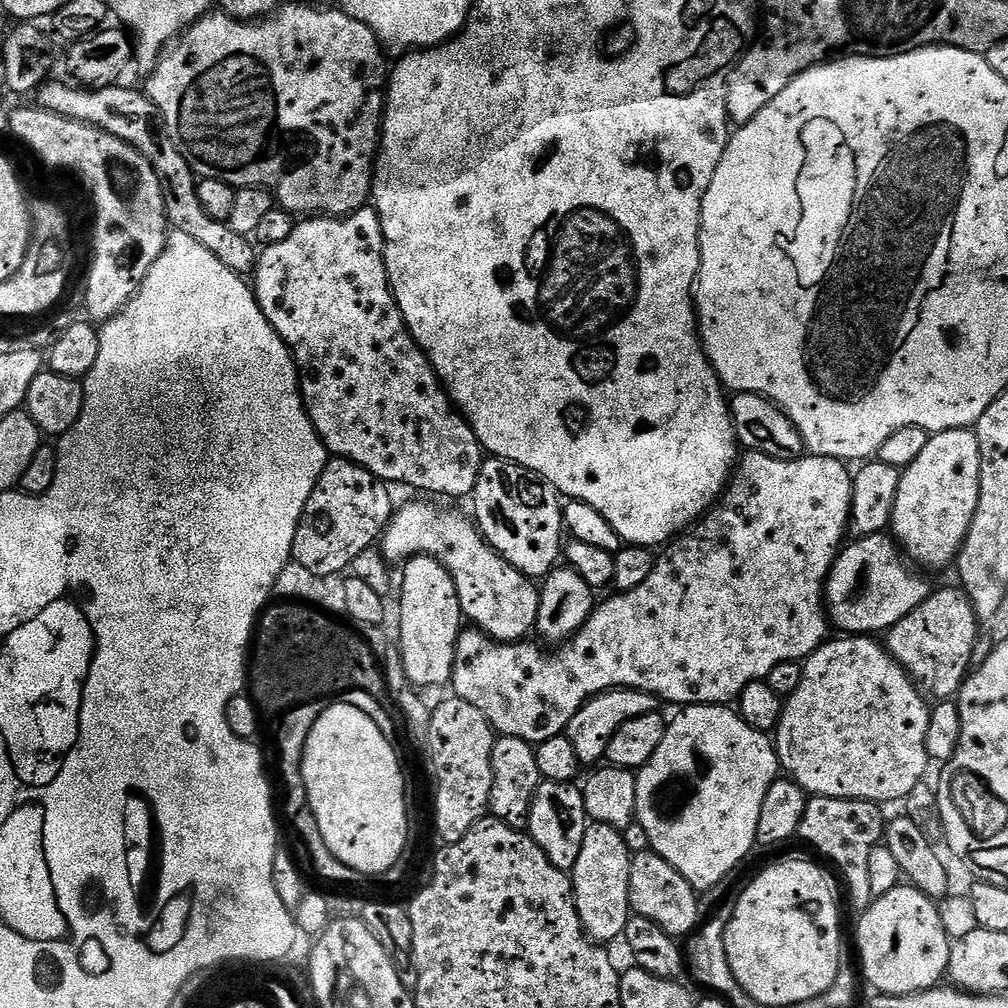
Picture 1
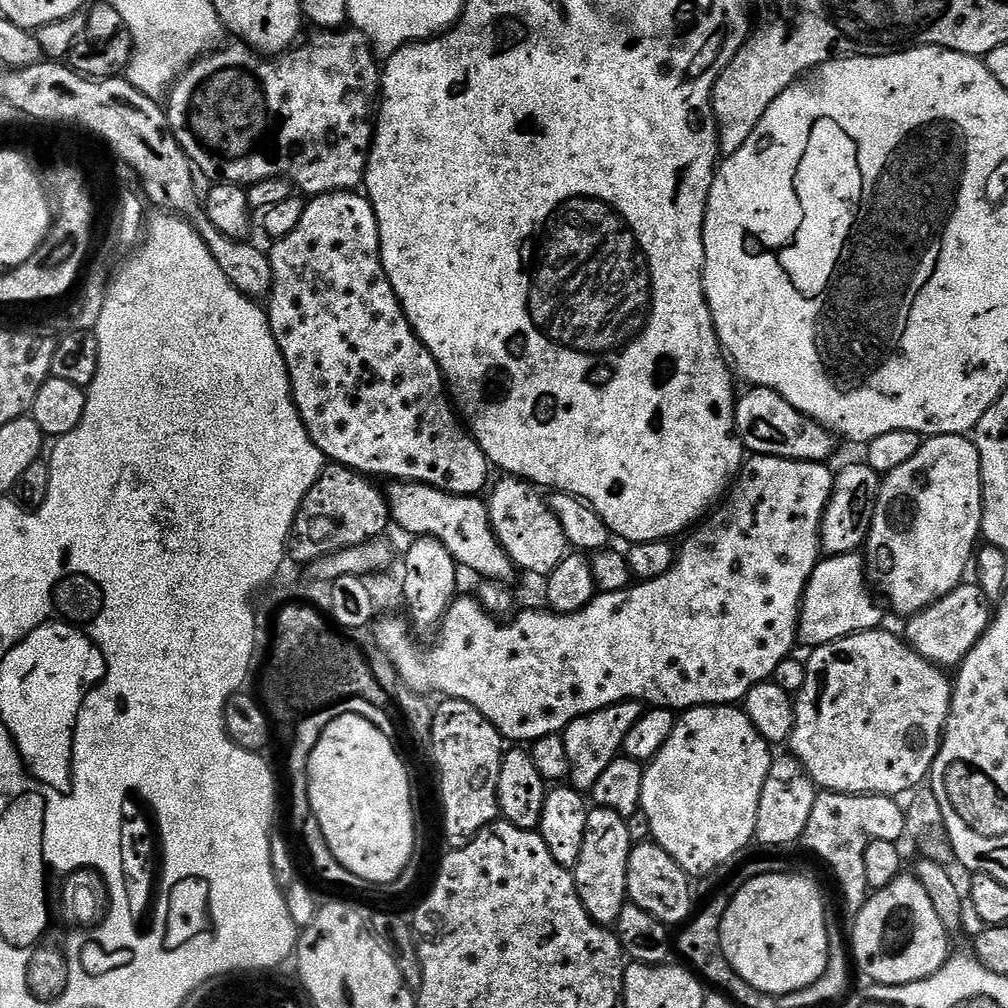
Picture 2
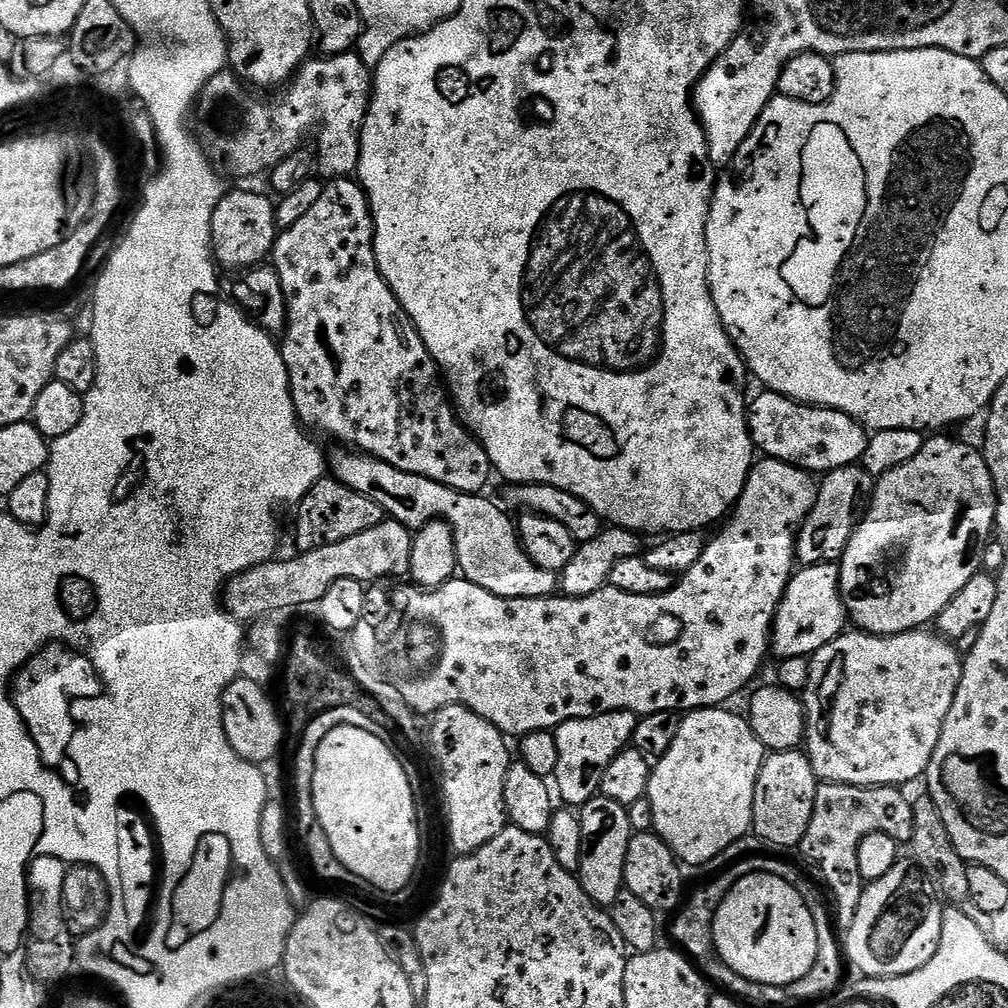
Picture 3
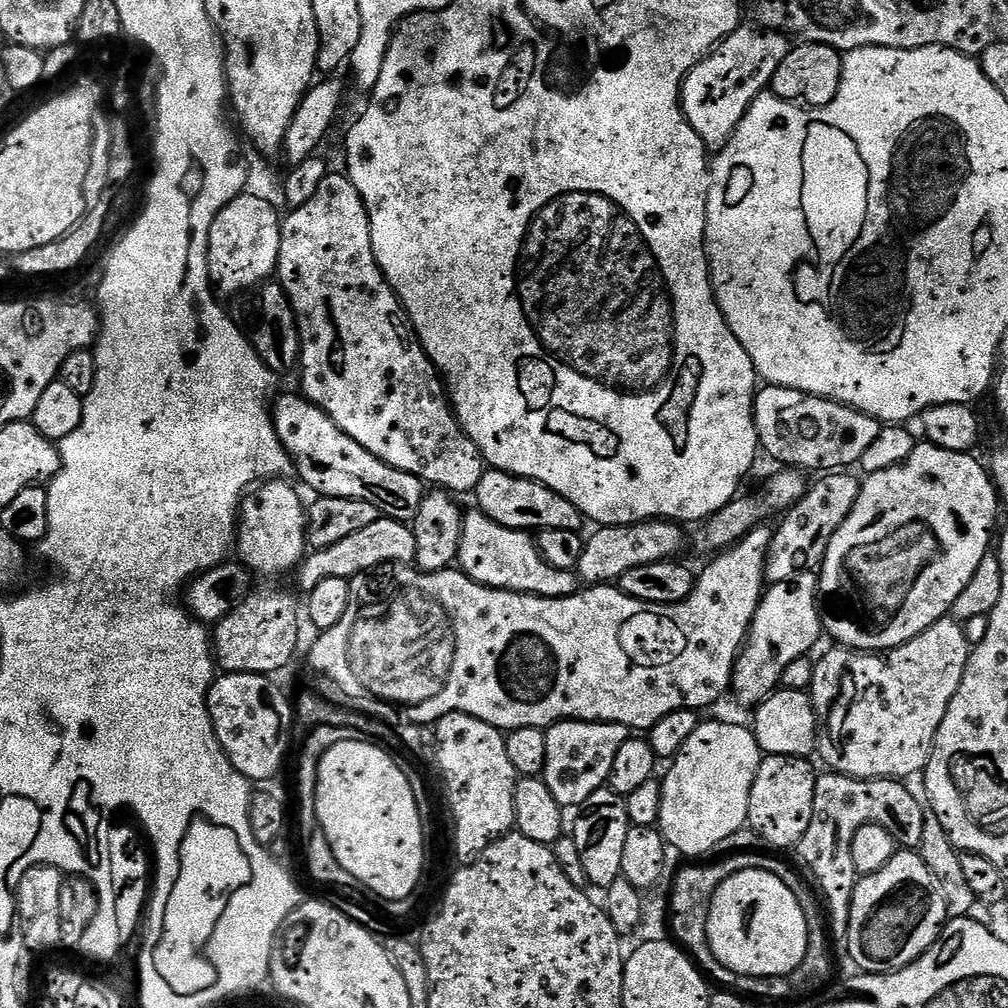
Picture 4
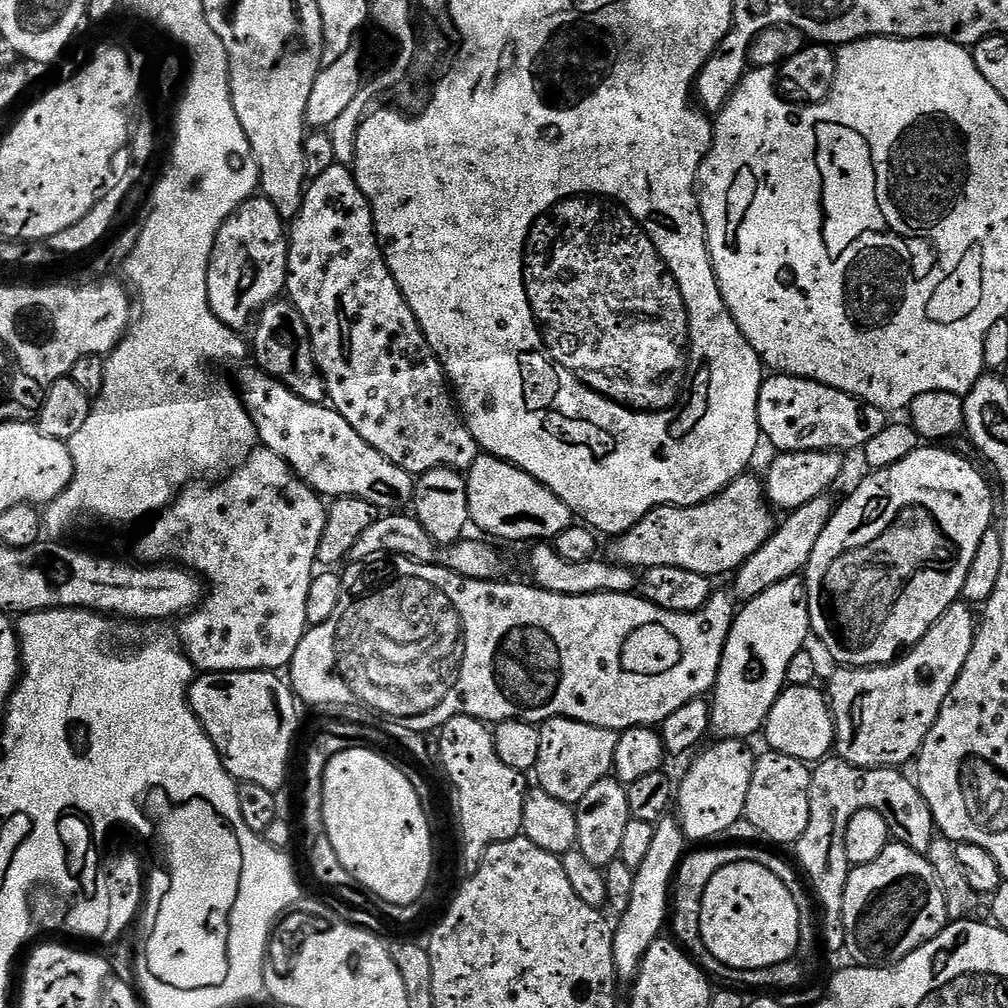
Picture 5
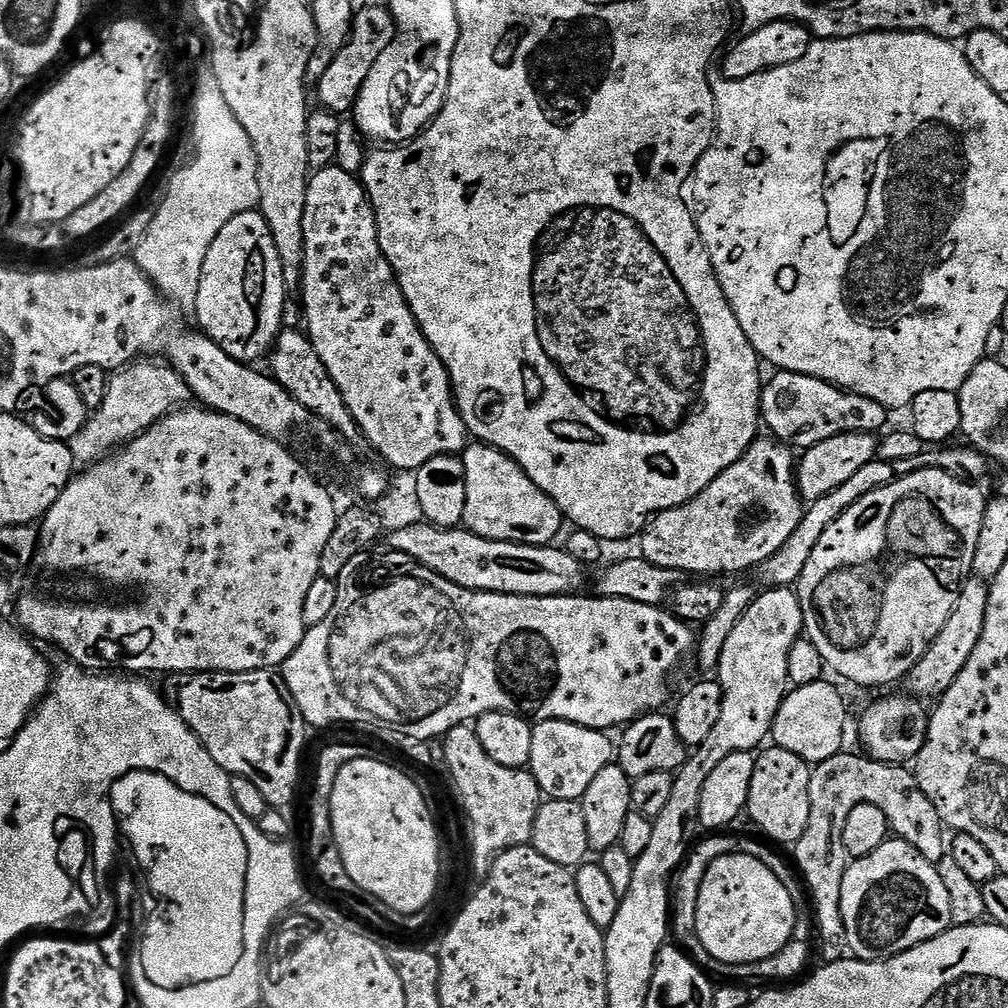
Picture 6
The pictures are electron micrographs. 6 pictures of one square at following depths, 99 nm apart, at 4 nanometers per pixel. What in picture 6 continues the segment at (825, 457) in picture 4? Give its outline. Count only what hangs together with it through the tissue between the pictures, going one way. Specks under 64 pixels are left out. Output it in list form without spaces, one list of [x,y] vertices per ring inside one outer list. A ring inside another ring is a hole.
[[[777,371],[772,381],[763,385],[760,394],[760,414],[763,427],[768,427],[773,437],[781,444],[791,446],[796,450],[803,450],[814,446],[818,442],[826,442],[826,438],[834,438],[838,434],[850,434],[851,432],[879,433],[879,428],[887,422],[890,416],[889,409],[884,408],[878,402],[866,398],[857,392],[846,392],[837,388],[834,384],[828,384],[806,374],[797,372]]]

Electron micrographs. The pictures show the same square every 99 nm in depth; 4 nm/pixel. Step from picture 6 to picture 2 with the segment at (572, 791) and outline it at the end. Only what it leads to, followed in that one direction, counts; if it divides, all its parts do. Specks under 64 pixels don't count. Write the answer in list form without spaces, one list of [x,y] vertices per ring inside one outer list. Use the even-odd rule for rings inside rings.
[[[623,700],[621,704],[615,704],[609,708],[603,708],[597,712],[586,714],[574,722],[570,722],[563,730],[566,742],[566,755],[570,757],[570,770],[568,780],[571,787],[581,794],[591,793],[594,782],[621,755],[626,734],[634,727],[634,722],[645,714],[645,705],[638,700]]]

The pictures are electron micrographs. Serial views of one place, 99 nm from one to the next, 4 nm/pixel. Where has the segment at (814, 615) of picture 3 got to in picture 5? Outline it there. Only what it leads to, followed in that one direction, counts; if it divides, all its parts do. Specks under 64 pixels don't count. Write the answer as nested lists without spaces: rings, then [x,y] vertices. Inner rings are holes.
[[[791,576],[778,582],[778,586],[770,586],[770,590],[762,590],[762,594],[747,601],[737,611],[736,621],[726,638],[716,686],[710,696],[710,728],[713,733],[717,732],[720,740],[747,741],[748,736],[755,732],[757,735],[763,729],[774,702],[786,687],[790,658],[805,651],[807,644],[804,643],[810,640],[811,626],[808,617],[808,590],[800,576]]]

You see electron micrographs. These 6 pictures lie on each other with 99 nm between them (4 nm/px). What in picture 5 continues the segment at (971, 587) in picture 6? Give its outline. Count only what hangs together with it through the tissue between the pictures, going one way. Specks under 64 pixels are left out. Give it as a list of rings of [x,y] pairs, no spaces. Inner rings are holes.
[[[967,603],[952,604],[917,644],[890,664],[879,668],[840,666],[835,669],[837,672],[828,680],[826,695],[832,706],[832,721],[836,724],[834,752],[839,759],[859,768],[900,768],[915,761],[926,734],[930,734],[942,710],[942,702],[946,702],[958,674],[962,674],[962,666],[966,666],[966,658],[970,658],[978,627],[977,617],[972,617],[971,611]]]

